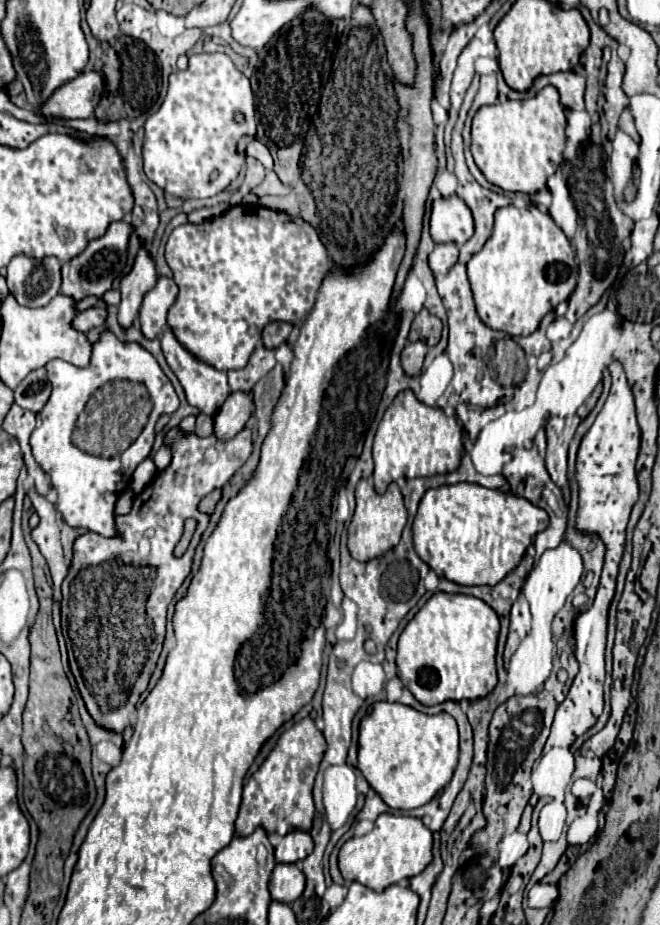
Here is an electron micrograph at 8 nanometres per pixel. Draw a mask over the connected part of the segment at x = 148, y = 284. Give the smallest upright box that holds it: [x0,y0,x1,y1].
[118,250,158,330]

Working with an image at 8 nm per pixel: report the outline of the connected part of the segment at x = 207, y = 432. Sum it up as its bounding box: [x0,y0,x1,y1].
[196,418,214,436]

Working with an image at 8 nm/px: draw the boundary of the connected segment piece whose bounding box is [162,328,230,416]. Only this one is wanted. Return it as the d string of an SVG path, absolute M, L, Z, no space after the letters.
M166 328L164 330L164 336L162 336L162 352L166 356L166 362L168 366L172 368L172 372L176 374L176 378L180 380L184 392L186 392L186 400L190 406L198 408L202 414L208 414L208 416L214 416L218 410L220 410L220 404L224 404L224 400L228 398L230 394L230 386L228 386L228 380L226 380L226 374L196 360L192 354L188 354L182 344L174 338L172 330Z

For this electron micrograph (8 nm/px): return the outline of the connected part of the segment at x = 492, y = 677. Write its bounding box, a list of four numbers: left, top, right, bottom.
[398,592,500,706]

